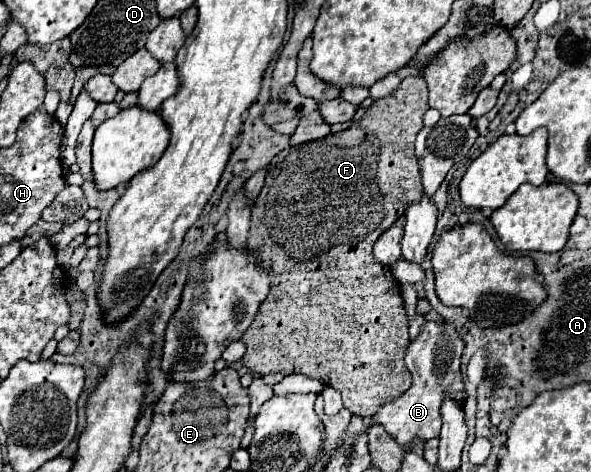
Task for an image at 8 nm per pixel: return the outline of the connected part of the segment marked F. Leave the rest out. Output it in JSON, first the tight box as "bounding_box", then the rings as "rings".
{"bounding_box":[242,76,430,418],"rings":[[[406,76],[396,92],[392,92],[386,98],[374,100],[374,104],[366,110],[366,114],[360,120],[352,122],[350,128],[336,132],[336,134],[328,134],[322,140],[306,142],[300,146],[290,146],[290,148],[282,150],[280,154],[276,154],[276,158],[270,162],[268,174],[264,180],[264,188],[256,200],[254,208],[252,208],[250,234],[248,234],[248,242],[246,242],[246,246],[252,250],[252,254],[256,254],[258,270],[268,272],[268,276],[270,276],[270,292],[268,292],[266,300],[260,304],[250,328],[242,334],[242,342],[246,346],[246,354],[242,356],[242,364],[250,372],[260,374],[260,376],[266,376],[266,374],[284,374],[284,376],[302,374],[308,378],[322,380],[326,386],[340,390],[342,400],[344,400],[344,408],[348,408],[350,412],[360,414],[364,418],[372,418],[380,406],[392,402],[394,398],[402,396],[406,388],[410,388],[412,374],[406,370],[406,364],[404,364],[404,354],[406,354],[406,348],[410,344],[410,340],[408,340],[408,316],[404,310],[400,284],[390,274],[388,266],[374,262],[372,246],[378,240],[378,236],[382,236],[398,218],[404,216],[408,206],[418,204],[422,200],[424,190],[422,190],[422,182],[420,182],[418,162],[414,156],[414,140],[416,140],[416,134],[422,130],[422,116],[428,108],[430,106],[428,106],[426,80],[422,76]]]}

